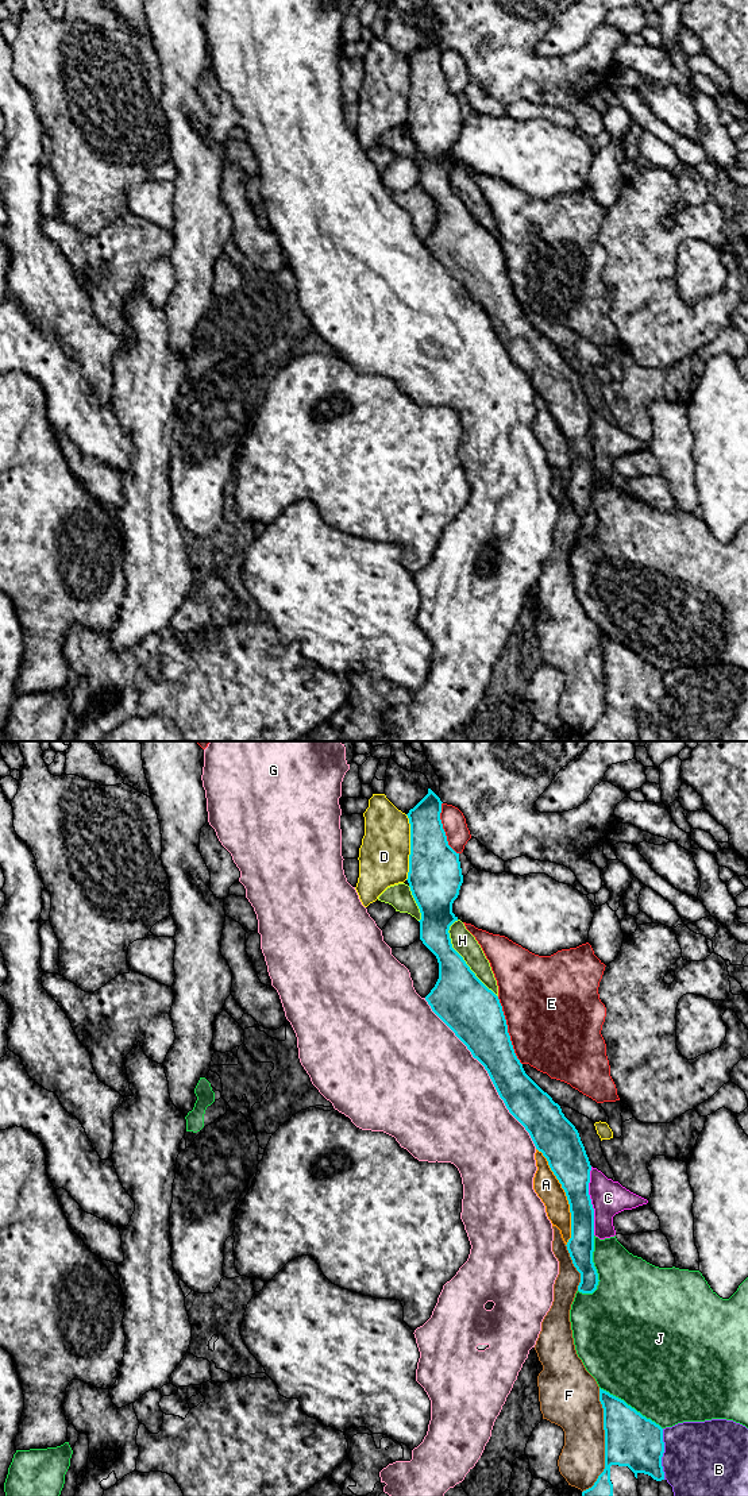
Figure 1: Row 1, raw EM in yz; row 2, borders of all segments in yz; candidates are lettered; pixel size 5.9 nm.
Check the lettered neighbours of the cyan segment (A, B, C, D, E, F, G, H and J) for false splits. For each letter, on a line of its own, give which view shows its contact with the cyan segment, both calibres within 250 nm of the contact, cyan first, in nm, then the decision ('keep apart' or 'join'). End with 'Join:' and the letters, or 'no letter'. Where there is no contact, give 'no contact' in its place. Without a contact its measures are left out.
A: yz | 240/150 nm | keep apart
B: yz | 320/480 nm | keep apart
C: yz | 220/200 nm | keep apart
D: yz | 320/300 nm | keep apart
E: yz | 340/480 nm | keep apart
F: yz | 320/280 nm | keep apart
G: yz | 280/500 nm | keep apart
H: yz | 320/140 nm | keep apart
J: yz | 160/420 nm | keep apart
Join: no letter

